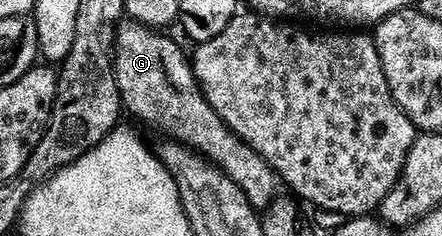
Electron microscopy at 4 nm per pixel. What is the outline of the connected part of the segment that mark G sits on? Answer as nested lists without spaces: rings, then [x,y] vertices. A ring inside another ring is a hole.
[[[125,19],[115,29],[115,71],[120,95],[127,101],[126,108],[140,120],[173,132],[177,141],[203,154],[211,160],[225,176],[248,195],[248,201],[257,210],[269,207],[273,199],[272,187],[278,177],[269,164],[253,150],[245,140],[230,131],[224,119],[204,99],[196,83],[189,57],[172,40],[163,40],[163,35],[144,28],[134,20]]]

